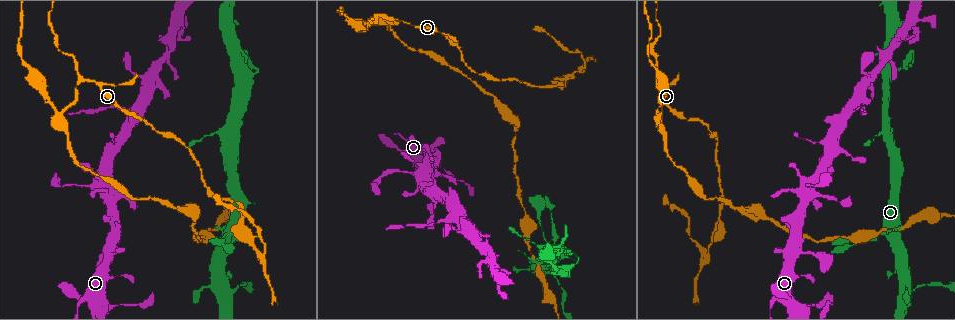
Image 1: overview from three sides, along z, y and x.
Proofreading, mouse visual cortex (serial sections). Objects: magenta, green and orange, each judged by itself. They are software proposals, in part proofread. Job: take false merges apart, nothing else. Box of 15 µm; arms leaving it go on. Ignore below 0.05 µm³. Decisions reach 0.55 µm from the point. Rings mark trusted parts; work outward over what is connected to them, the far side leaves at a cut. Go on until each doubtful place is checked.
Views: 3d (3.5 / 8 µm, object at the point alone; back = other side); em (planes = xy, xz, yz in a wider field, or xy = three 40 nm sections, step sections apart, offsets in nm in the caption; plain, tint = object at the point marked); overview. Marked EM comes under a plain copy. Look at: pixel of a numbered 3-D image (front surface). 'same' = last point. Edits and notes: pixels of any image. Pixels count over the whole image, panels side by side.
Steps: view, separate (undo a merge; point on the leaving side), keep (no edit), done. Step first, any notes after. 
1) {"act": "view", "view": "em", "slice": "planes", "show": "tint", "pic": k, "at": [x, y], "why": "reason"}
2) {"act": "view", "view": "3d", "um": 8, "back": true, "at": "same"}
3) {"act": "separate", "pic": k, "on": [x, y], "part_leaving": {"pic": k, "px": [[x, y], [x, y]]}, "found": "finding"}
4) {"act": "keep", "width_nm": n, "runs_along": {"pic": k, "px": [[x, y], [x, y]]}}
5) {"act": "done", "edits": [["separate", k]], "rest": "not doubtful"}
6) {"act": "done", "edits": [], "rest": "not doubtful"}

{"act": "view", "view": "3d", "um": 3.5, "back": true, "pic": 1, "at": [405, 21], "why": "abrupt turn"}

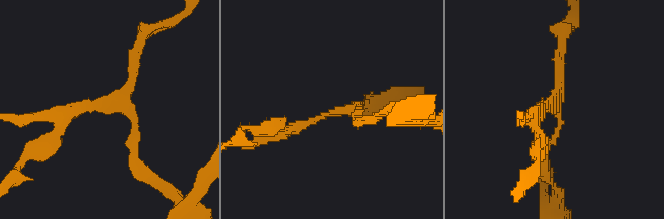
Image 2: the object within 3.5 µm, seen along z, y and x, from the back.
{"act": "view", "view": "em", "slice": "xy", "step": 3, "show": "tint", "pic": 2, "at": [553, 103], "arms": 3, "arm_widths_nm": [100, 100, 200]}

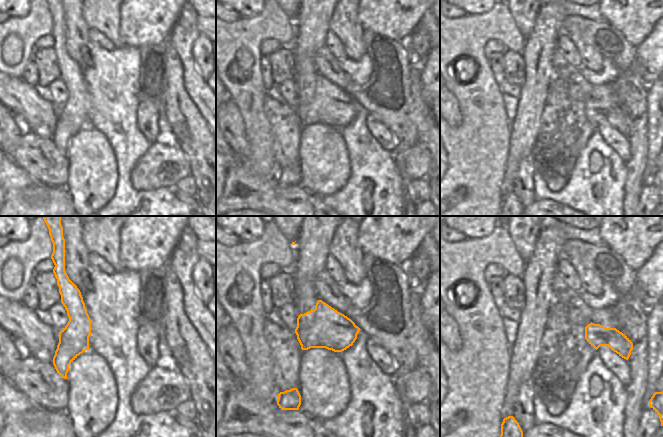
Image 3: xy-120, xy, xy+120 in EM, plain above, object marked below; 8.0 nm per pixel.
{"act": "view", "view": "em", "slice": "xy", "step": 1, "show": "tint", "at": "same"}

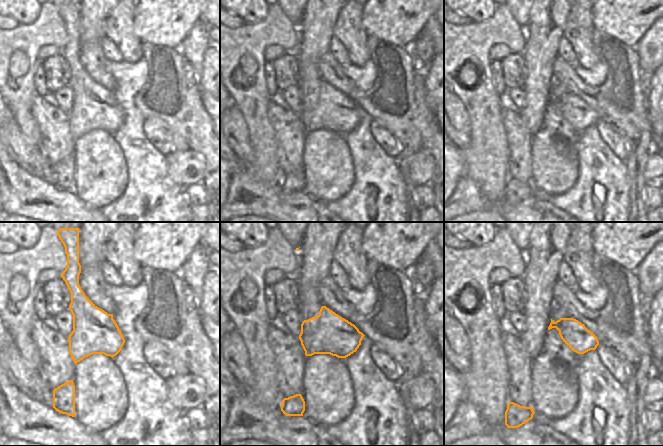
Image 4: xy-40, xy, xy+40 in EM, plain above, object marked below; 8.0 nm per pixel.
{"act": "keep", "runs_along": {"pic": 2, "px": [[282, 128], [356, 105], [356, 121]]}, "found": "all the same cell"}

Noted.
{"act": "view", "view": "3d", "um": 3.5, "pic": 1, "at": [442, 35], "why": "narrows sharply"}

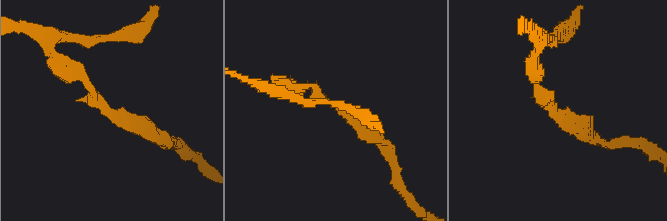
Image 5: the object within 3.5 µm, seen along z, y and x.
{"act": "view", "view": "em", "slice": "xy", "step": 5, "show": "tint", "pic": 5, "at": [559, 112], "why": "need the tissue"}

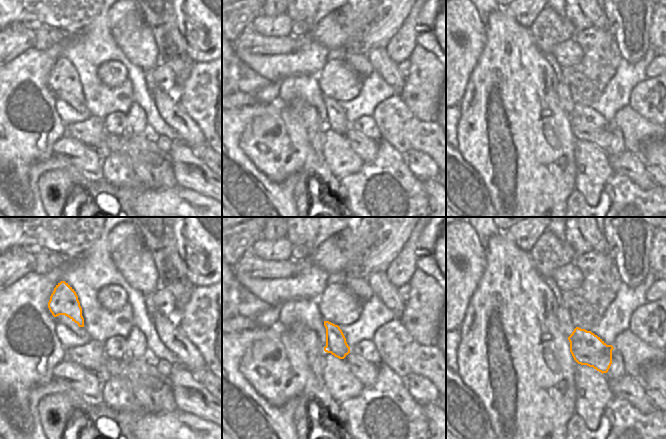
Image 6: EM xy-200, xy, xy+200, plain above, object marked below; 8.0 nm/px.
{"act": "keep", "width_nm": 170, "runs_along": {"pic": 5, "px": [[74, 73], [102, 107], [160, 141]]}, "found": "all the same cell"}

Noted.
{"act": "view", "view": "3d", "um": 3.5, "pic": 1, "at": [380, 21]}

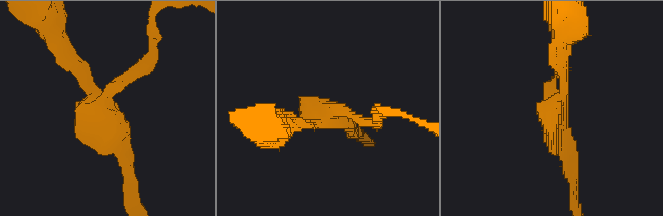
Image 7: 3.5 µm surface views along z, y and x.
{"act": "view", "view": "em", "slice": "planes", "show": "tint", "pic": 7, "at": [324, 114]}

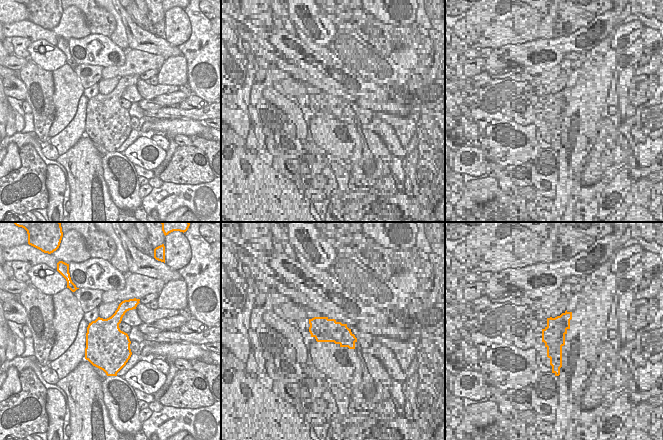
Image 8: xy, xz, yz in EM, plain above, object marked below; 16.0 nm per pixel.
{"act": "keep", "runs_along": {"pic": 7, "px": [[148, 58], [102, 101], [130, 156]]}, "found": "all the same cell"}

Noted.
{"act": "view", "view": "3d", "um": 3.5, "back": true, "pic": 1, "at": [67, 131], "why": "thick turns thin"}

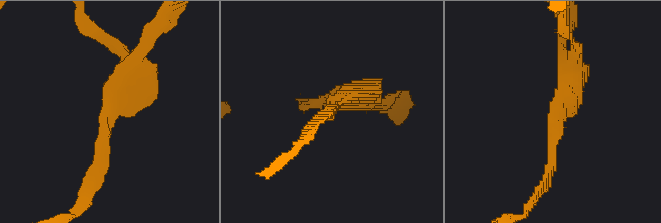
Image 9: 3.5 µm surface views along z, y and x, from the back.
{"act": "view", "view": "em", "slice": "xy", "step": 2, "show": "tint", "pic": 9, "at": [104, 110], "arm_widths_nm": [150, 300], "why": "need the tissue"}

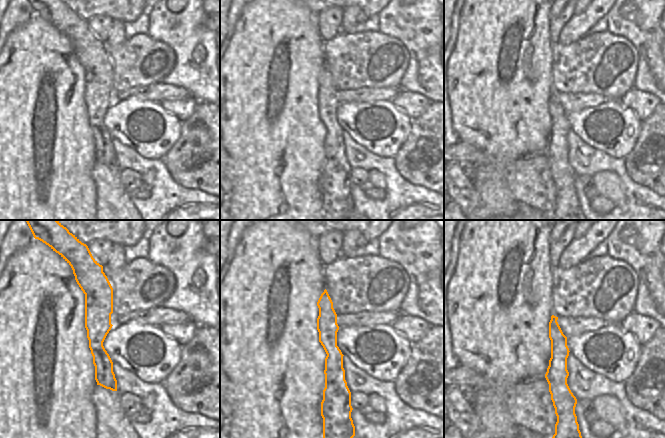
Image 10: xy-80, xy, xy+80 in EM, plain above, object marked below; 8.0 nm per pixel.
{"act": "keep", "runs_along": {"pic": 9, "px": [[127, 60], [96, 176]]}, "found": "all the same cell"}

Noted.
{"act": "view", "view": "3d", "um": 3.5, "pic": 1, "at": [651, 48], "why": "sharp bend"}

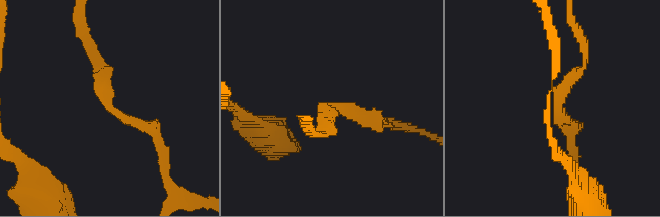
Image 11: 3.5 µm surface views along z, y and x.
{"act": "view", "view": "em", "slice": "xy", "step": 1, "show": "tint", "pic": 11, "at": [332, 108], "arm_widths_nm": [150, 200], "why": "now the EM"}

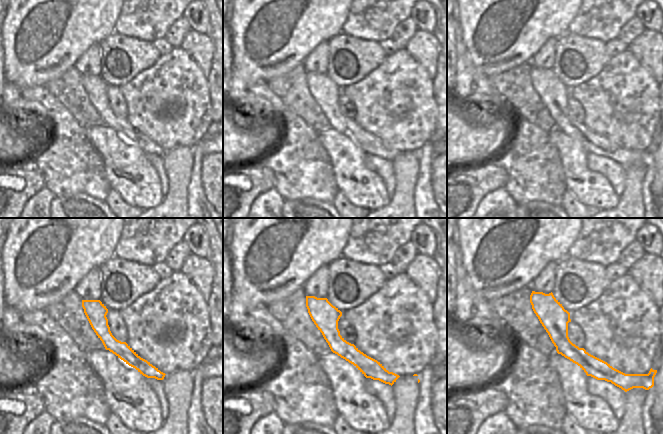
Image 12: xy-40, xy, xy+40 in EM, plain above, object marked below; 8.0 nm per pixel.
{"act": "keep", "runs_along": {"pic": 12, "px": [[533, 295], [576, 355], [611, 370]]}, "found": "continuous, no second cell"}

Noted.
{"act": "view", "view": "3d", "um": 8, "pic": 1, "at": [582, 71], "why": "sharp bend"}

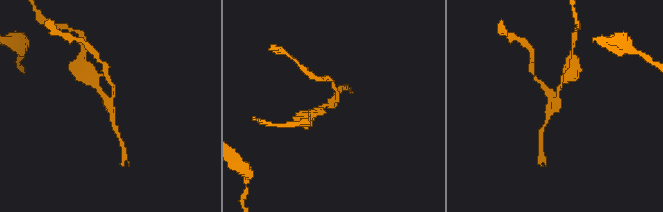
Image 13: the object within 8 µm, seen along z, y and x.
{"act": "view", "view": "3d", "um": 3.5, "pic": 13, "at": [557, 100], "why": "closer look"}

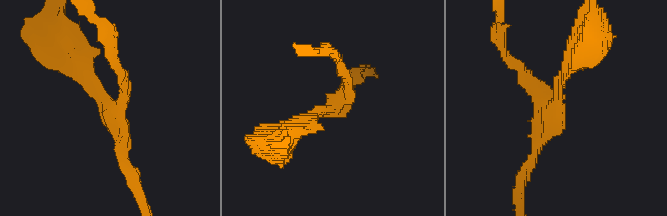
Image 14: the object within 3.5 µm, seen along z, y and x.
{"act": "view", "view": "em", "slice": "xy", "step": 5, "show": "tint", "pic": 14, "at": [551, 107], "arms": 3, "arm_widths_nm": [150, 200, 250], "why": "need the tissue"}

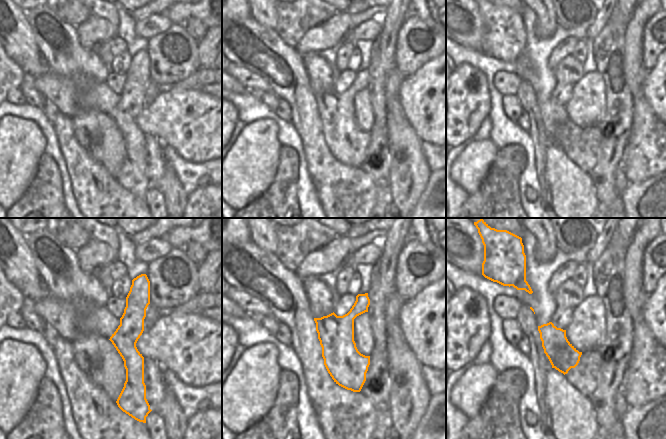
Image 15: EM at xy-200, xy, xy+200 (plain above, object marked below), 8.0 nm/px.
{"act": "keep", "width_nm": 300, "runs_along": {"pic": 14, "px": [[298, 124], [347, 91], [341, 65]]}, "found": "continuous, no second cell"}

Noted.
{"act": "done", "edits": [], "rest": "not doubtful"}

